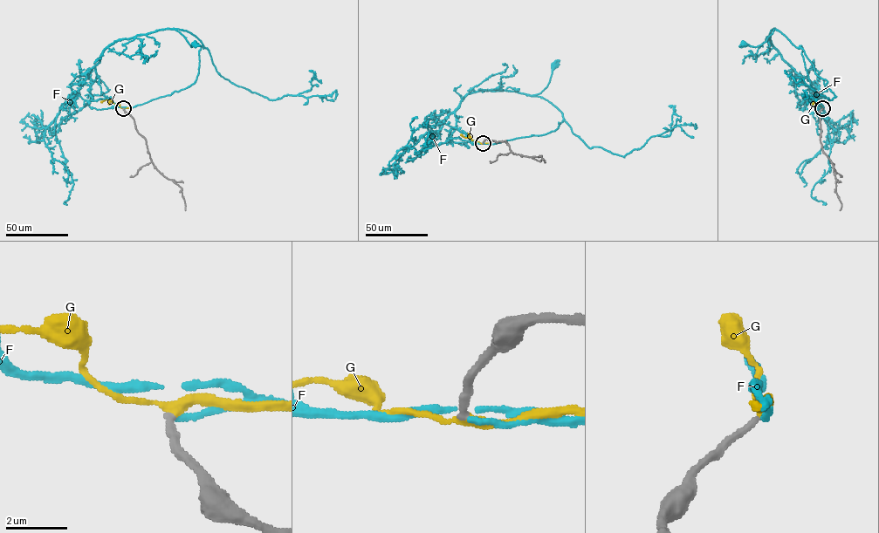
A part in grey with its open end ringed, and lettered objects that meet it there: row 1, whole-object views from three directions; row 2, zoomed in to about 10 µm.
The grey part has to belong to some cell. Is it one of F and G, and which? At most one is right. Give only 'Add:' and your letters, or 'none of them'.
Add: G

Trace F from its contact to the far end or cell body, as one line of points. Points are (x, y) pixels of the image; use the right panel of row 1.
F: (822, 108), (808, 79), (800, 45), (796, 48), (775, 29), (761, 44), (755, 46), (744, 44)

